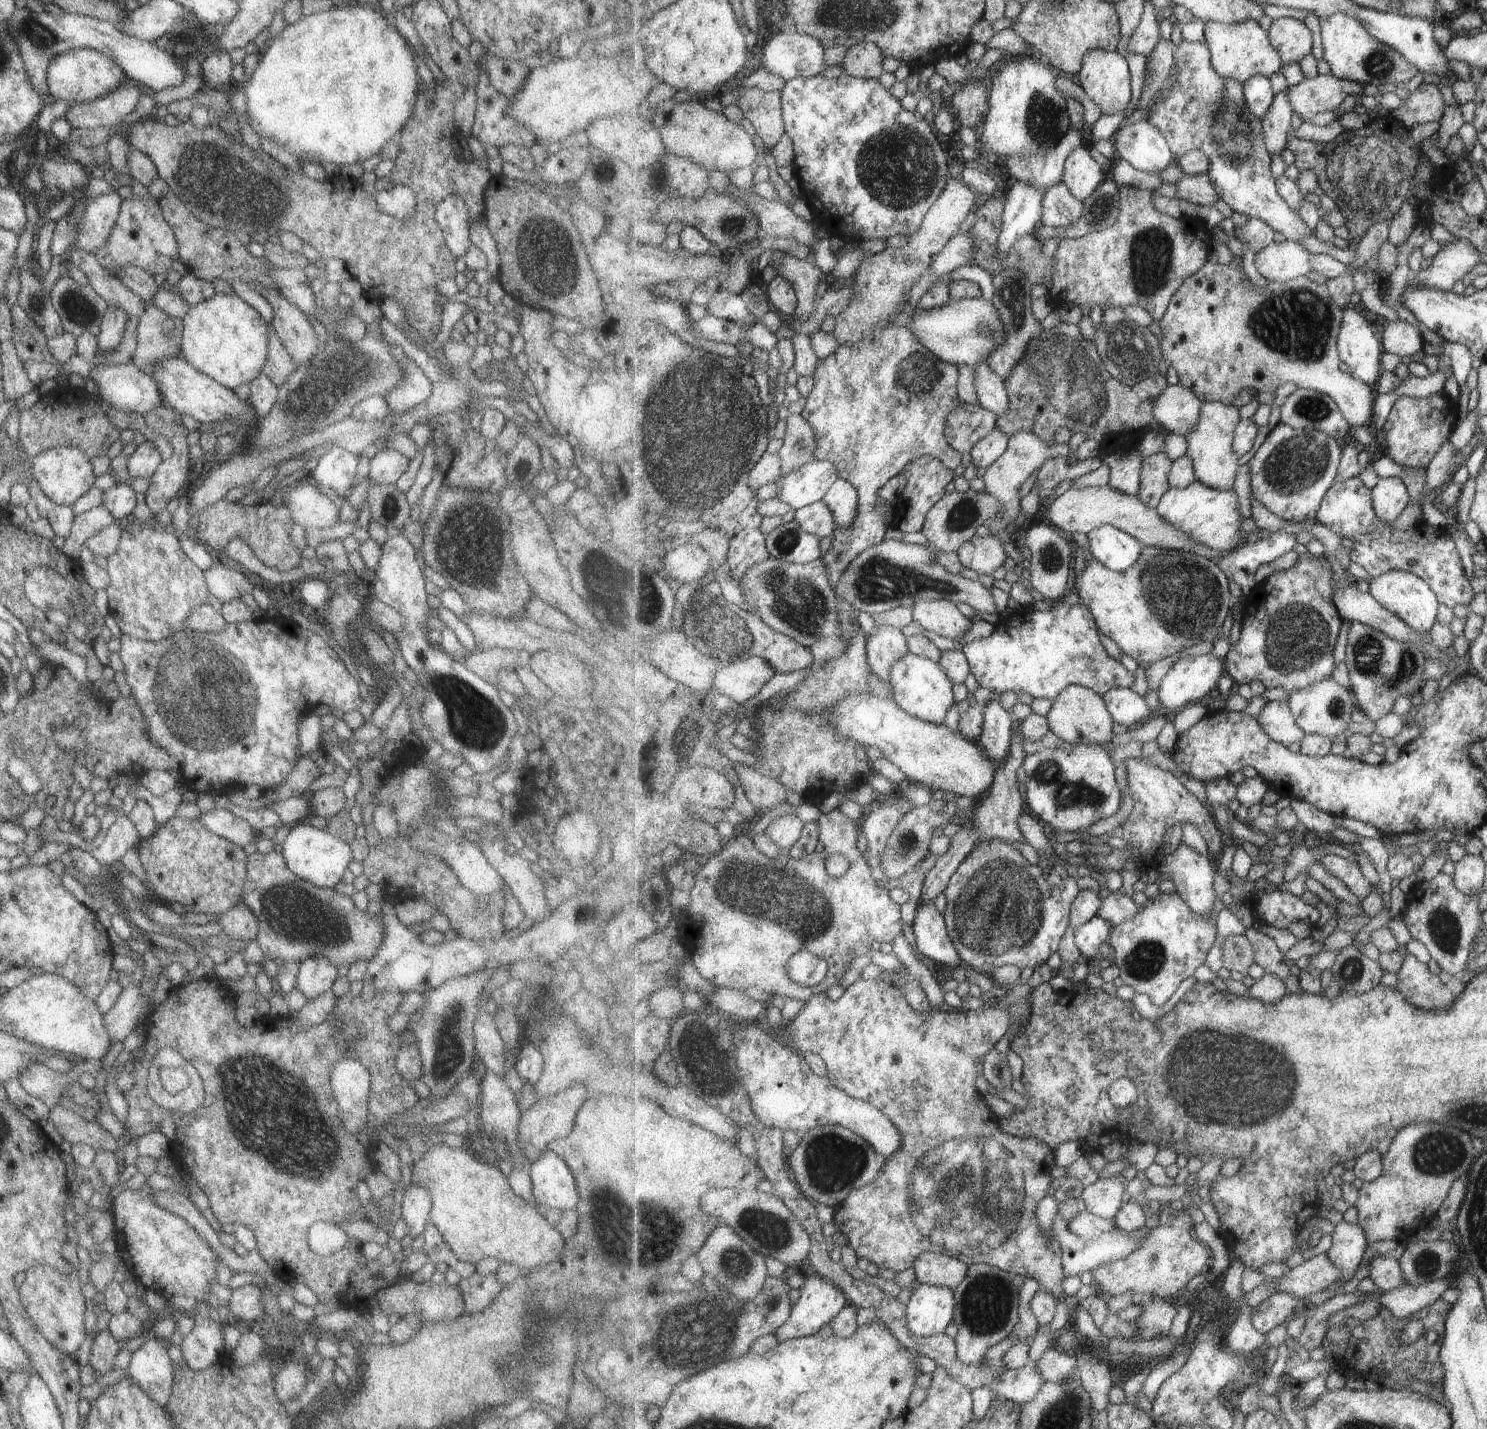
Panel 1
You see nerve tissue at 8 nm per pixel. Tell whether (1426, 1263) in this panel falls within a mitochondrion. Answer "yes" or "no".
yes

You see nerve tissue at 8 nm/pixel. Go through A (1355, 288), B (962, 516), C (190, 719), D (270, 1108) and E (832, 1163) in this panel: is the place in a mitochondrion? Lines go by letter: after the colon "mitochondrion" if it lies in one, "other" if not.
A: other
B: mitochondrion
C: mitochondrion
D: mitochondrion
E: mitochondrion

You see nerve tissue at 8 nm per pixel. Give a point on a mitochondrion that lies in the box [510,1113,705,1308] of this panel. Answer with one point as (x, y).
(661, 1239)

